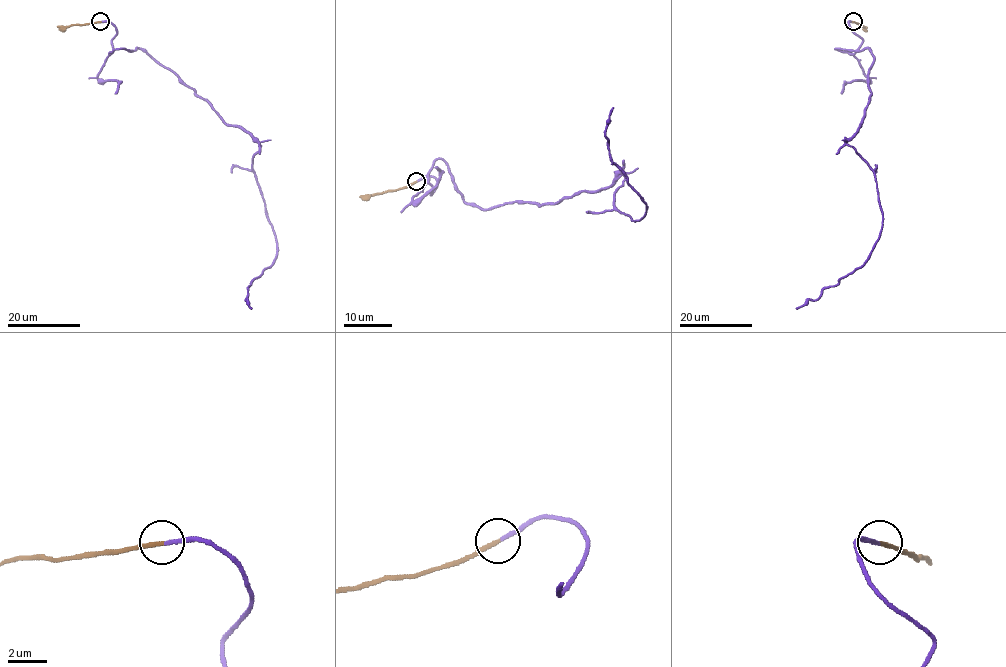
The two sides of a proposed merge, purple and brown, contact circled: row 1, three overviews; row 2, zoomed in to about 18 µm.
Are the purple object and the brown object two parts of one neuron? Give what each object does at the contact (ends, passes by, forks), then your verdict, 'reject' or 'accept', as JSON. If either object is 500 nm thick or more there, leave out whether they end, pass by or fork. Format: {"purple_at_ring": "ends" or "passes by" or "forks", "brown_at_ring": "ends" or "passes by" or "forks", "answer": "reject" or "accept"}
{"purple_at_ring": "ends", "brown_at_ring": "ends", "answer": "accept"}

